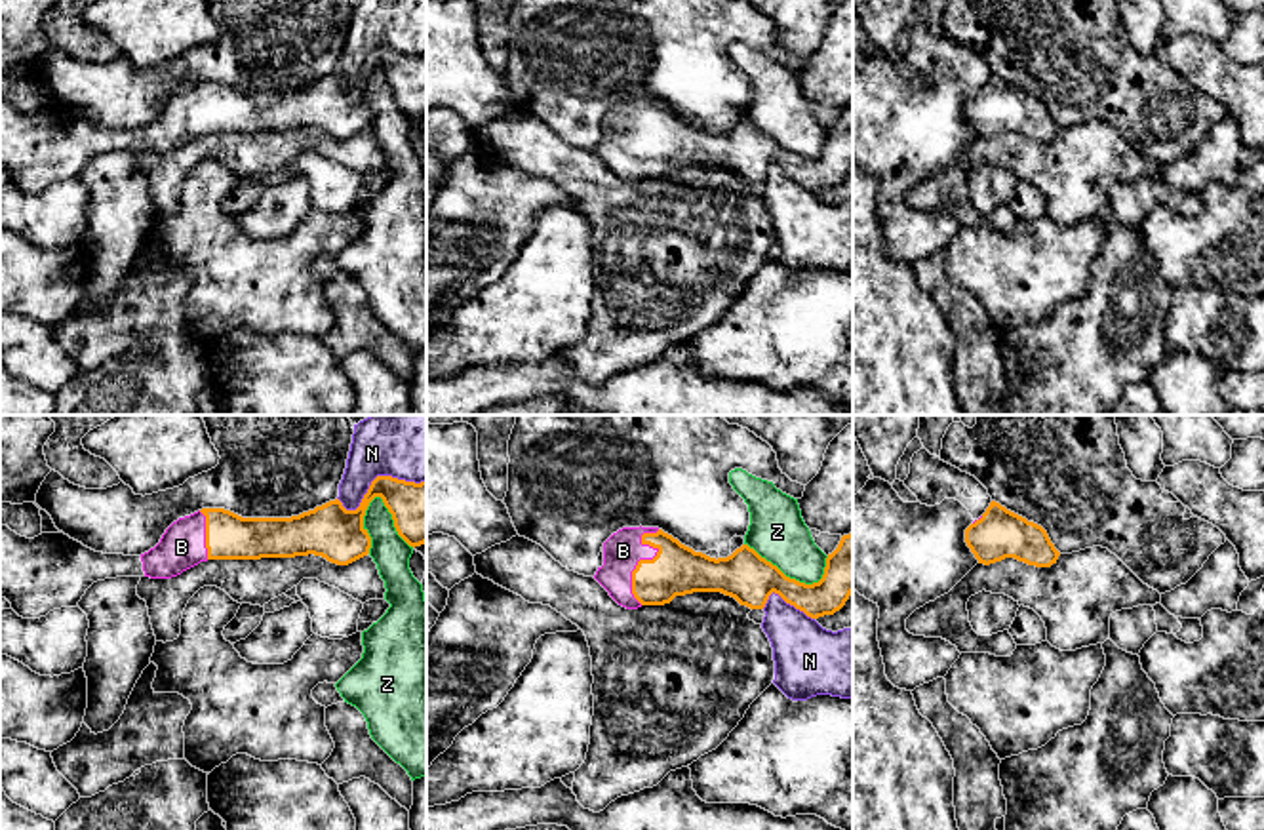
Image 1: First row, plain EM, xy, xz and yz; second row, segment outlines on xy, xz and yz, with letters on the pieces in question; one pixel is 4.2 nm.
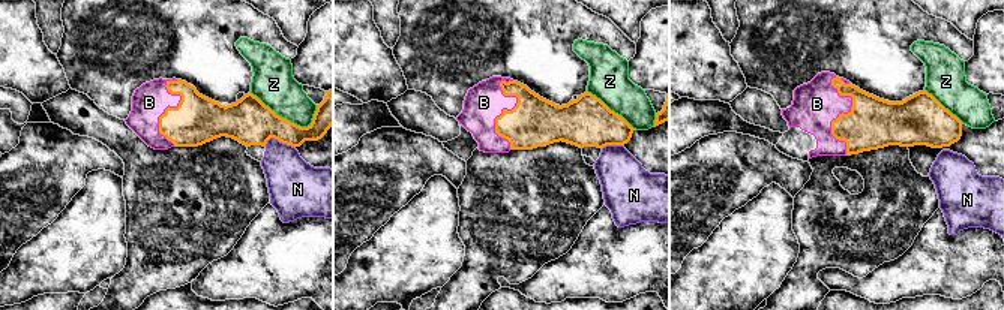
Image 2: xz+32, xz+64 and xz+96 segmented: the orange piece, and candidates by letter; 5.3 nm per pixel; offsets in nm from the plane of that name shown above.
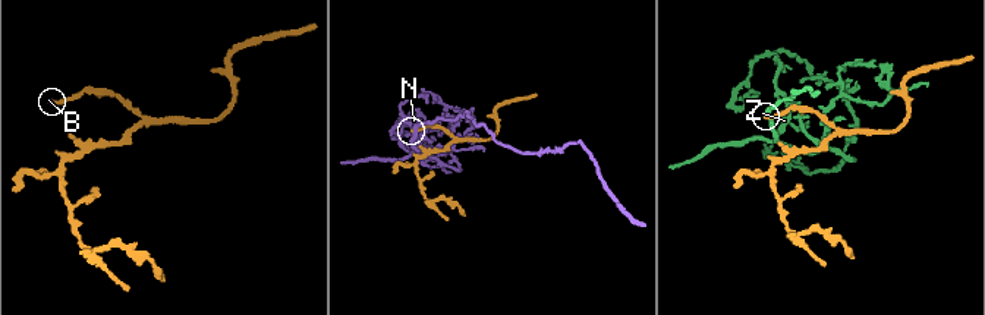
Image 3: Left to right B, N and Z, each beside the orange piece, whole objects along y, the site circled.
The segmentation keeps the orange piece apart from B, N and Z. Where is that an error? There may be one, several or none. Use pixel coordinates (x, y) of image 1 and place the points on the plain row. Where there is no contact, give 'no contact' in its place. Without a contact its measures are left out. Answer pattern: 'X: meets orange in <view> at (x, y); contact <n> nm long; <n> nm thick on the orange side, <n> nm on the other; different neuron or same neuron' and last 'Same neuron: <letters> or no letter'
B: meets orange in xz at (646, 134); contact 340 nm long; 220 nm thick on the orange side, 160 nm on the other; same neuron
N: meets orange in xy at (375, 52); contact 380 nm long; 260 nm thick on the orange side, 240 nm on the other; different neuron
Z: meets orange in xy at (394, 96); contact 280 nm long; 260 nm thick on the orange side, 160 nm on the other; different neuron
Same neuron: B

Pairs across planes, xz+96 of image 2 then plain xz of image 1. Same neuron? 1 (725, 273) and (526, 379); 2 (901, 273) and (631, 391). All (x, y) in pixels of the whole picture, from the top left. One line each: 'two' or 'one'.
1: two
2: two

